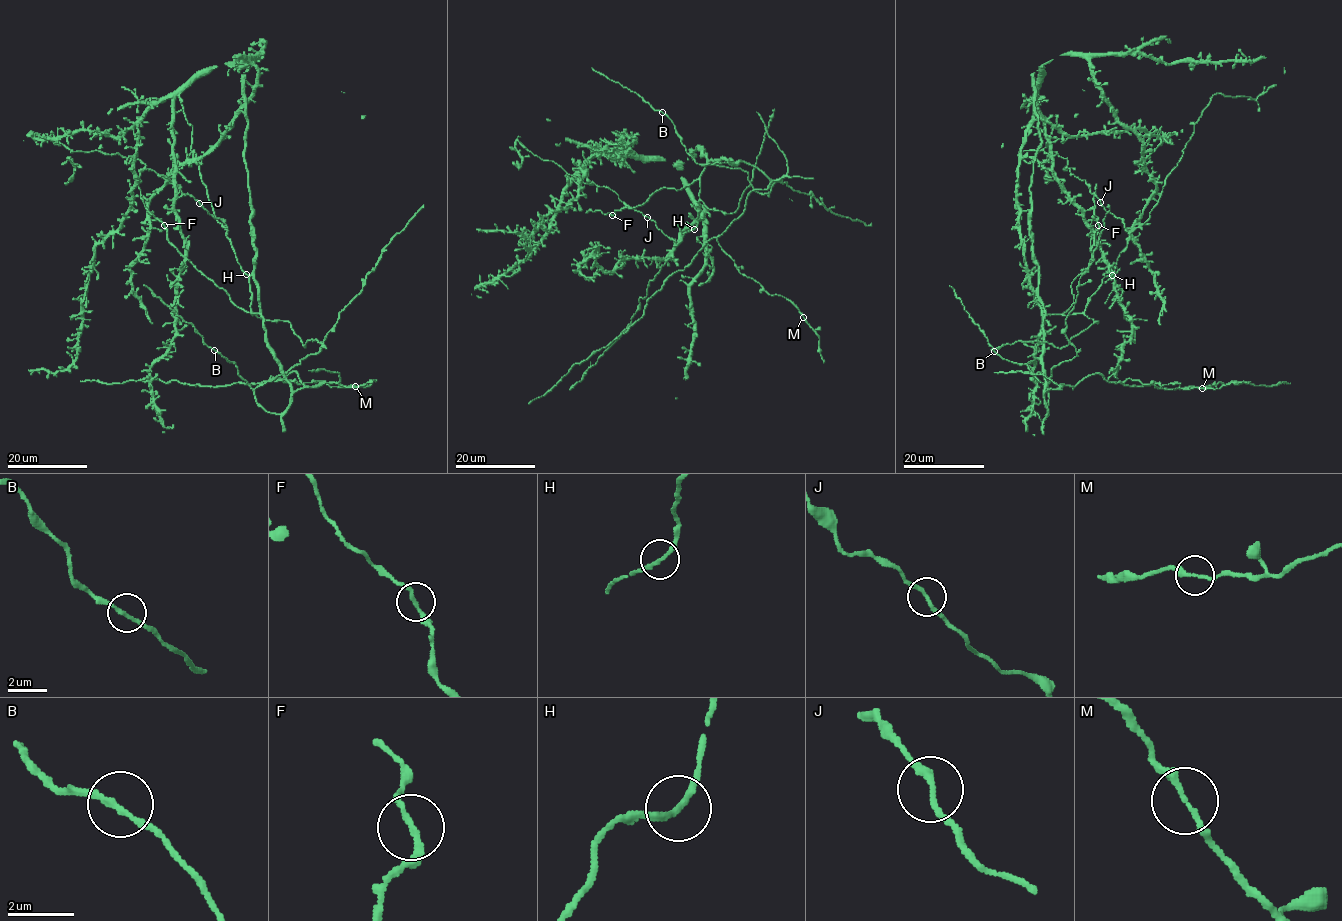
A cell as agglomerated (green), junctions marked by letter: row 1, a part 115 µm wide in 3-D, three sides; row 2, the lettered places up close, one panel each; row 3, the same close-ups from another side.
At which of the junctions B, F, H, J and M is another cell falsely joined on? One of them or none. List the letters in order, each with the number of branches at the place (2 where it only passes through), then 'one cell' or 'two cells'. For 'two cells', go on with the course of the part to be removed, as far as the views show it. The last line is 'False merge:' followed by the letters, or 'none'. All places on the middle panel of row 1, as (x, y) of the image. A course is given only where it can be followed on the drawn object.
B: branches 2; one cell
F: branches 2; one cell
H: branches 2; one cell
J: branches 2; one cell
M: branches 2; one cell
False merge: none

